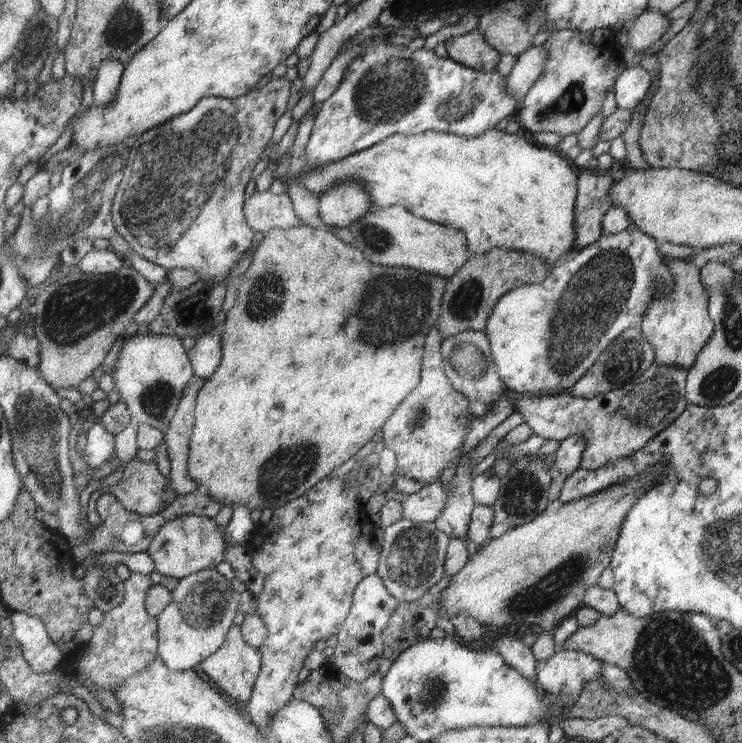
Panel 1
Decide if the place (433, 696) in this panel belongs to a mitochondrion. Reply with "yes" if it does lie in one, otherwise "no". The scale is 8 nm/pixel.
yes

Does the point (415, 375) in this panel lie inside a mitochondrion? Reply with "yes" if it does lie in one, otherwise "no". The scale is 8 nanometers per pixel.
no

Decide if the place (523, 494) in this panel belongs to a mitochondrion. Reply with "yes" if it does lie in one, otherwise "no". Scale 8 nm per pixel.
yes

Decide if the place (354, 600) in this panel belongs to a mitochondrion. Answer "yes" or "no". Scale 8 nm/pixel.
no

